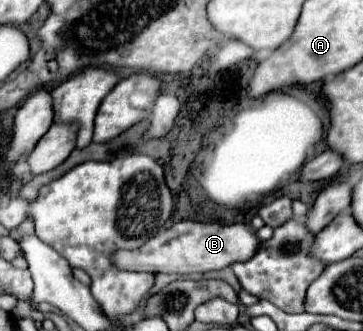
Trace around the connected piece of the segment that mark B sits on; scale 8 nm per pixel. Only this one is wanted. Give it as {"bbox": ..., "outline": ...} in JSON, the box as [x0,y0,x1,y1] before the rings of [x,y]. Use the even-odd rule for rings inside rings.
{"bbox":[113,220,261,275],"outline":[[[183,220],[183,222],[173,224],[169,230],[157,232],[139,250],[117,252],[113,256],[113,262],[123,270],[135,270],[135,272],[151,272],[151,274],[165,272],[165,274],[177,275],[199,272],[203,274],[211,270],[223,270],[235,262],[249,260],[257,252],[259,246],[261,246],[261,240],[245,224],[227,226],[227,224],[217,224],[217,222]]]}

